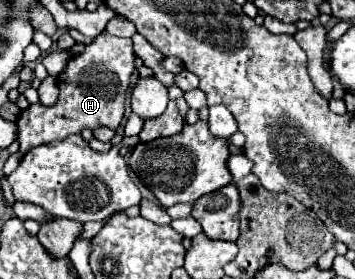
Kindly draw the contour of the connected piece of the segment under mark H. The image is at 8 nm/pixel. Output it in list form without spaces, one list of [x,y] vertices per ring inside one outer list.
[[[107,31],[97,35],[87,49],[73,57],[65,71],[57,77],[59,85],[59,101],[51,107],[45,109],[41,103],[31,105],[27,111],[23,111],[17,119],[17,141],[21,145],[21,153],[31,151],[37,145],[59,141],[67,135],[81,133],[85,127],[87,129],[97,129],[97,127],[109,127],[117,129],[123,111],[125,111],[125,93],[129,89],[129,77],[135,71],[135,53],[133,53],[133,41],[131,39],[121,39],[113,37]]]

